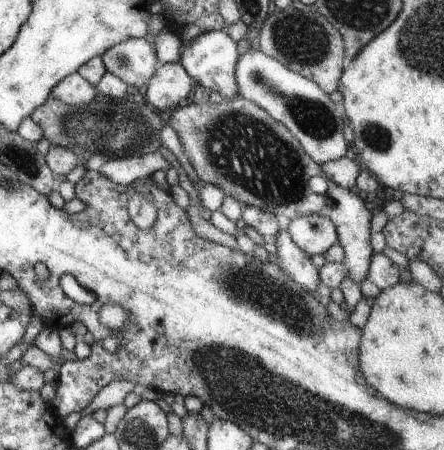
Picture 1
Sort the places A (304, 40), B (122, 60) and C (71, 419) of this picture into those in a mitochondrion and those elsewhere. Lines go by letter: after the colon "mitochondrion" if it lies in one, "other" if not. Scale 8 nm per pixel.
A: mitochondrion
B: mitochondrion
C: other

